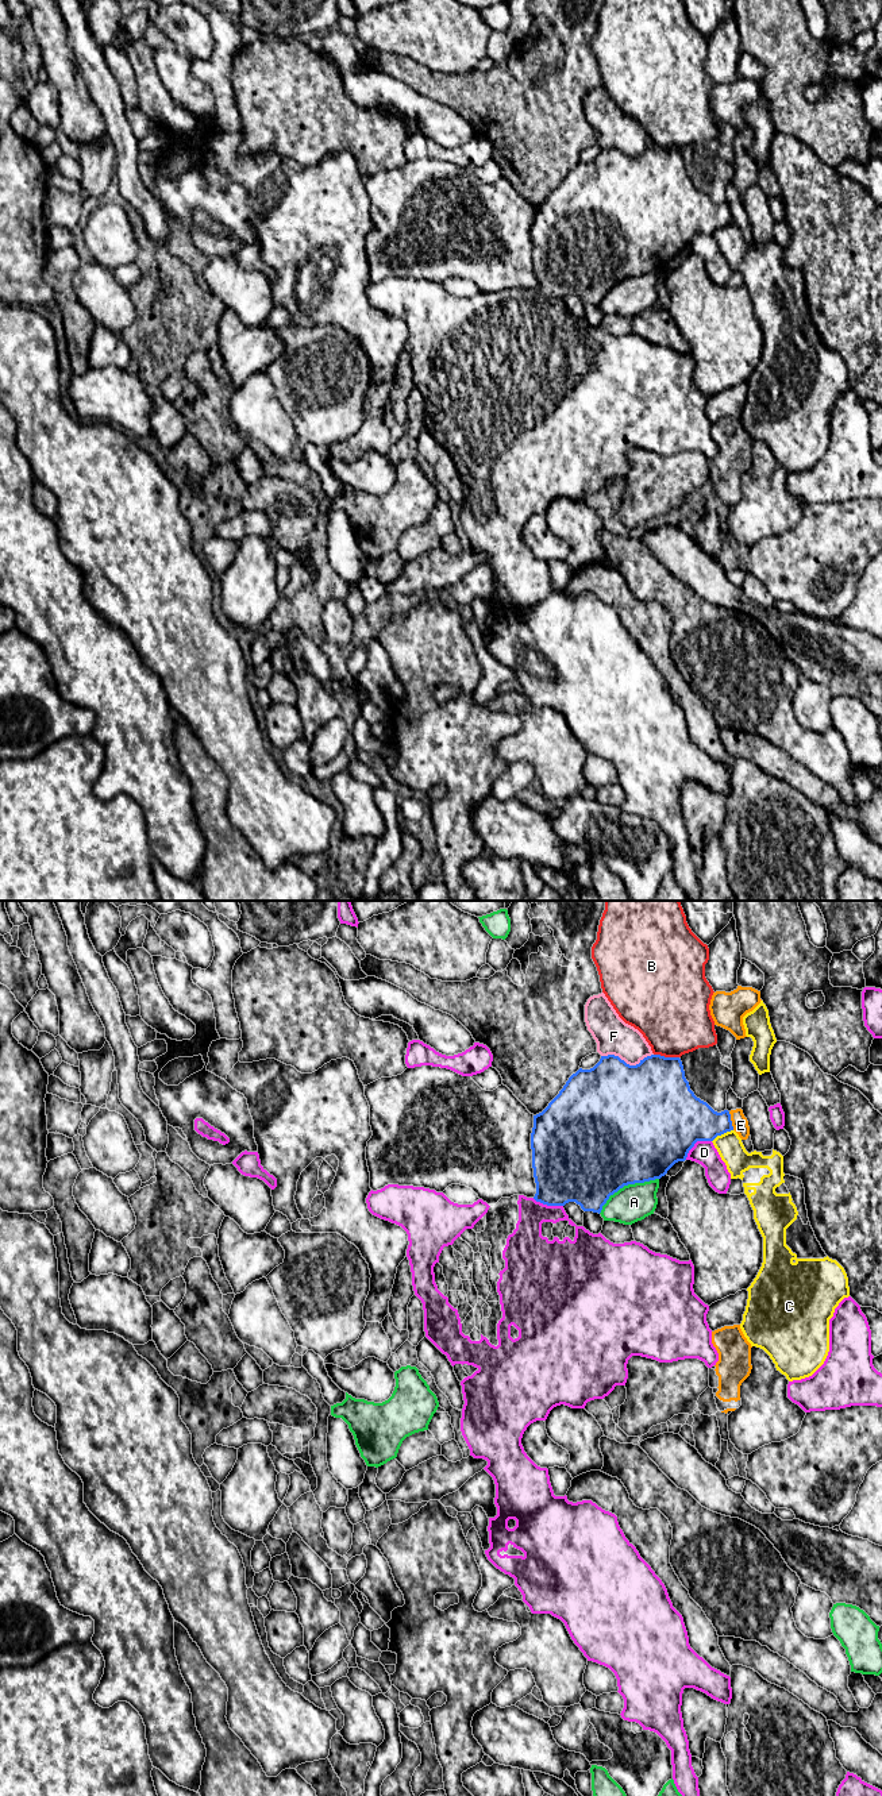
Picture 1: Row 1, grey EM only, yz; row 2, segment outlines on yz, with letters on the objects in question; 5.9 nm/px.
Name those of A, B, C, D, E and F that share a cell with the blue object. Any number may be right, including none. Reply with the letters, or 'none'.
none

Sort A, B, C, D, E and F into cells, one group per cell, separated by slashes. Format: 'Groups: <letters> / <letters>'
Groups: A / B F / C / D / E

